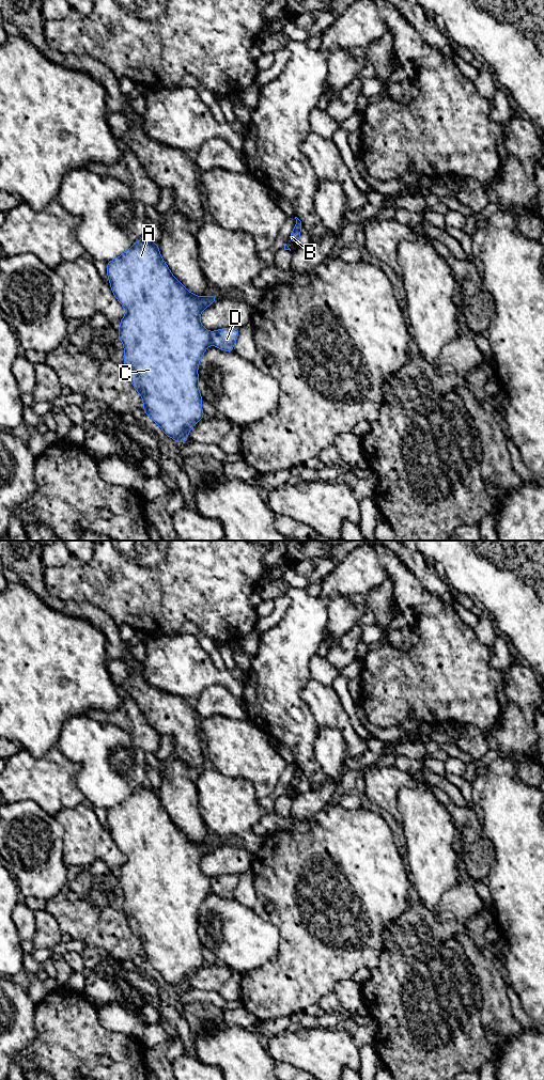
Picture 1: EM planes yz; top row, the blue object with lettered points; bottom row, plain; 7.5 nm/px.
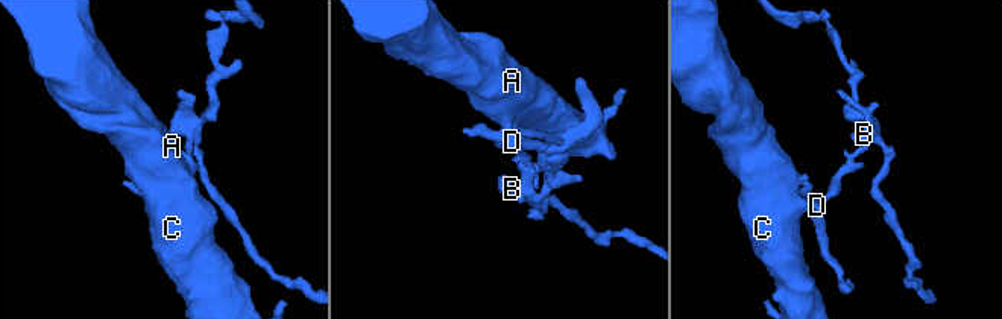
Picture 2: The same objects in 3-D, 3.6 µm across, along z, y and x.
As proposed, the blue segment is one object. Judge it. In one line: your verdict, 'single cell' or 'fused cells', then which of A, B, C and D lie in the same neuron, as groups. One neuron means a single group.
fused cells; A C / B D

